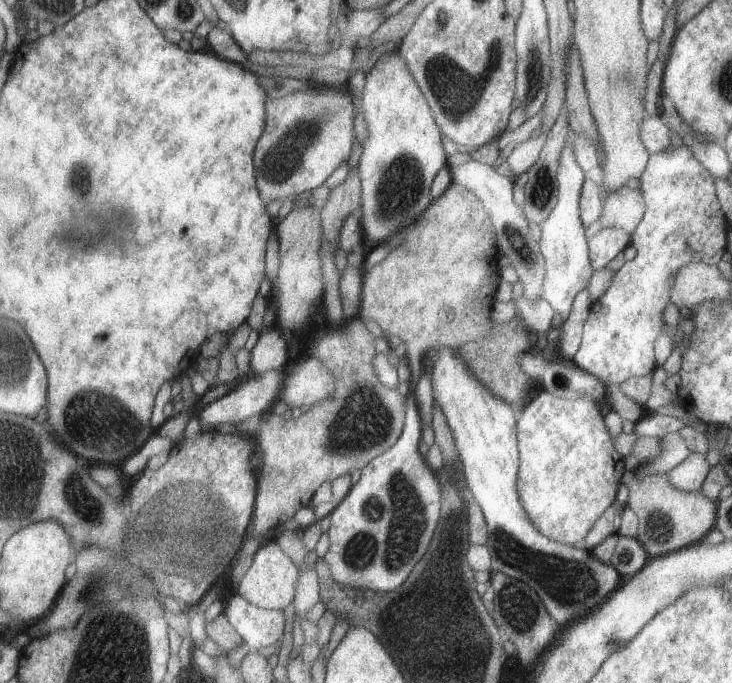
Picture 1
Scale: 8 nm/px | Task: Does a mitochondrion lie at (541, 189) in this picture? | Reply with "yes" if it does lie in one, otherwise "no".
yes

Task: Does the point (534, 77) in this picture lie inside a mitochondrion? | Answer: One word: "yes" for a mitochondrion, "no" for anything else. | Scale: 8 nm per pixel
yes

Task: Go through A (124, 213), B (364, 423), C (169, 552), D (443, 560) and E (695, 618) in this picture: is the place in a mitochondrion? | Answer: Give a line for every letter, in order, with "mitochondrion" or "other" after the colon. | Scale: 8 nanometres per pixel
A: mitochondrion
B: mitochondrion
C: other
D: mitochondrion
E: other

